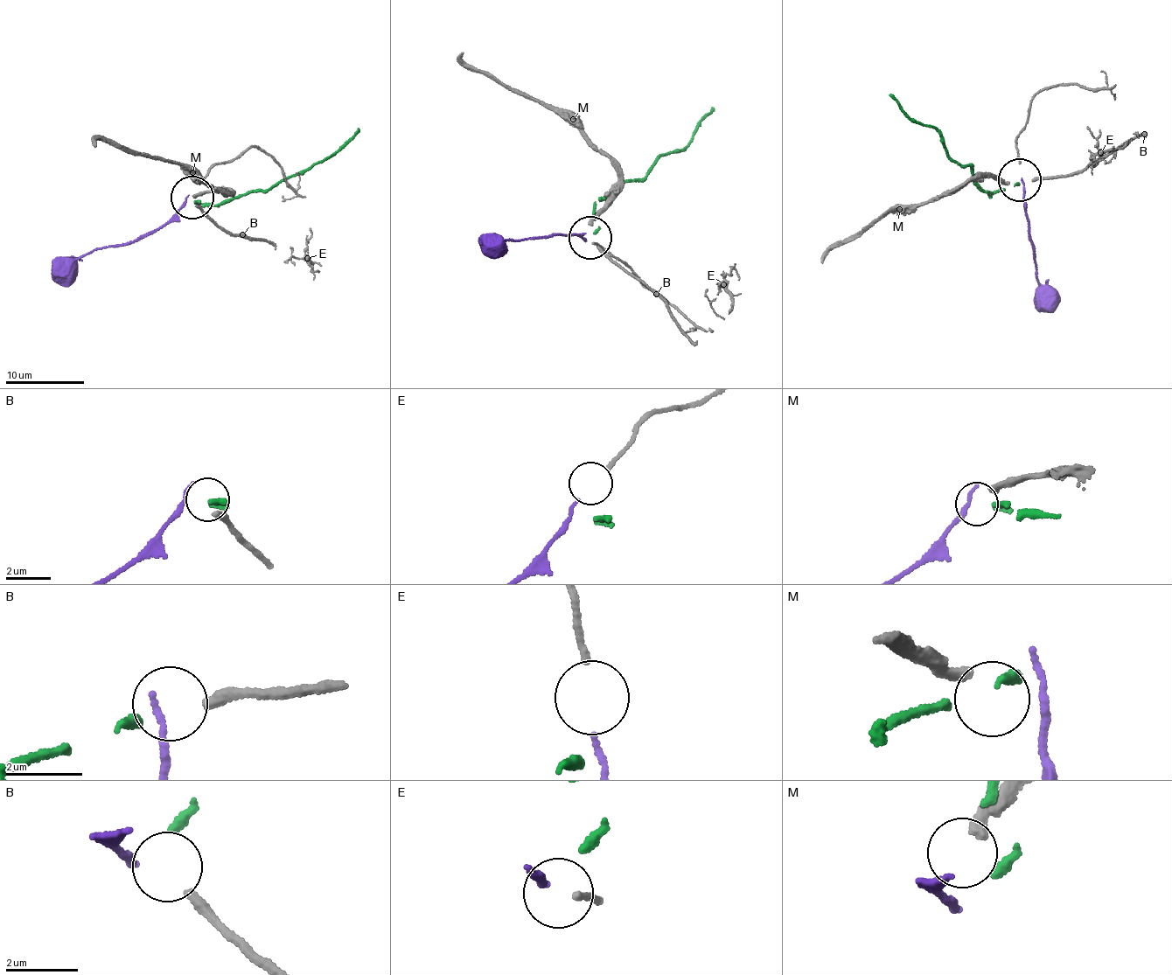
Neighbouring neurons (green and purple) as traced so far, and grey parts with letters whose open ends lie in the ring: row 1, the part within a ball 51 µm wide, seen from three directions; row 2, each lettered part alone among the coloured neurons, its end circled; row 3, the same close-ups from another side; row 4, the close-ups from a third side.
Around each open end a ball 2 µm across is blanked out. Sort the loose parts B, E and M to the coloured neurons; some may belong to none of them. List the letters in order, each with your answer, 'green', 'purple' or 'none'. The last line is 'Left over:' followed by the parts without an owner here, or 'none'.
B: green
E: purple
M: none
Left over: M

